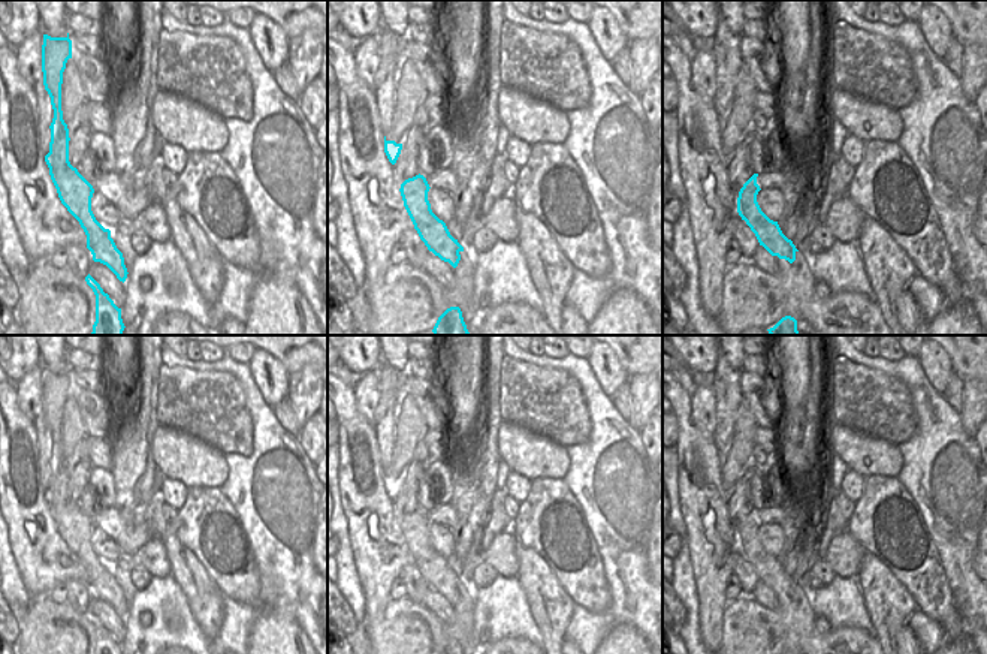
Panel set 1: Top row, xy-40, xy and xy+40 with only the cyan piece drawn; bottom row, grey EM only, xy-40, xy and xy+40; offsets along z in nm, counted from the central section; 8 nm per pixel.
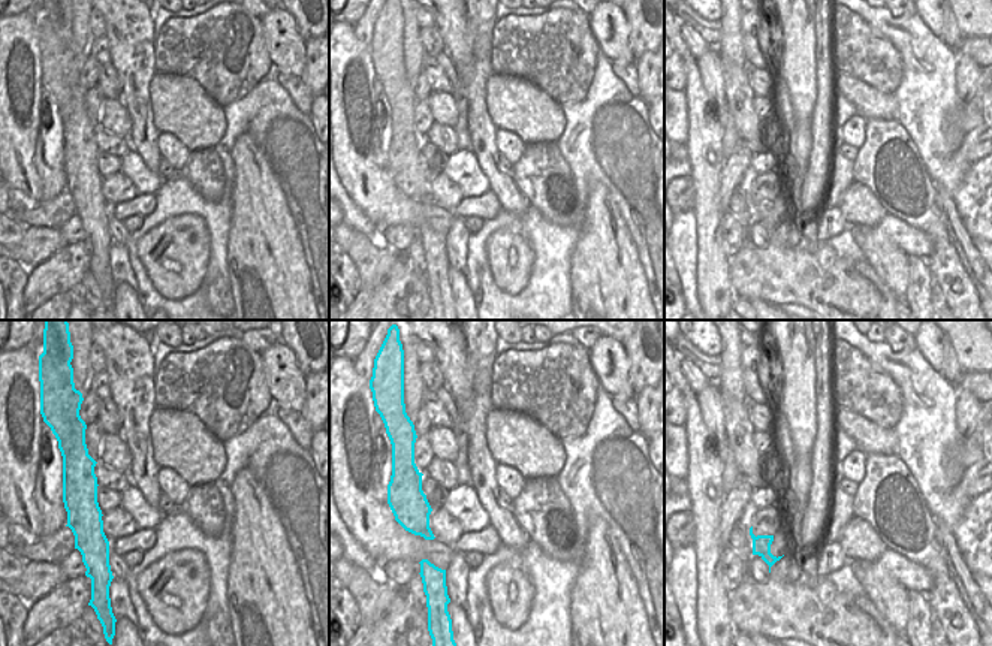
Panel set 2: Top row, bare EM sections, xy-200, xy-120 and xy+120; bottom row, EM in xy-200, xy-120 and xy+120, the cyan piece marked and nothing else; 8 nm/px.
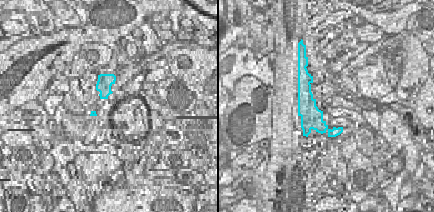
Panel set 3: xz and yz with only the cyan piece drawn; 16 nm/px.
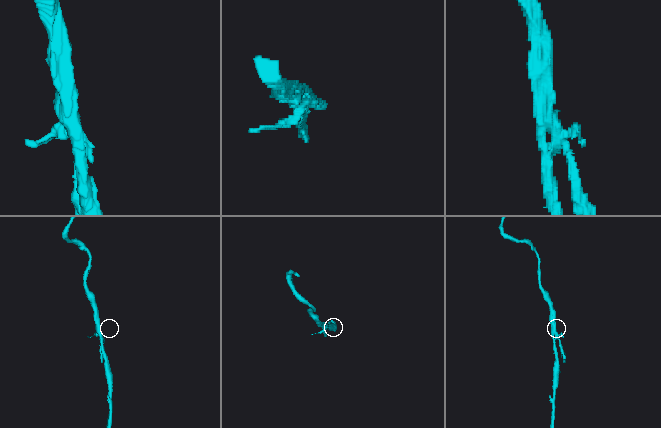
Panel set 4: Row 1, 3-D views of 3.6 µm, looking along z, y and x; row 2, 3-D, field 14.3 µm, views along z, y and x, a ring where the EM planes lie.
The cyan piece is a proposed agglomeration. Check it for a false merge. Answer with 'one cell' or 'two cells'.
two cells

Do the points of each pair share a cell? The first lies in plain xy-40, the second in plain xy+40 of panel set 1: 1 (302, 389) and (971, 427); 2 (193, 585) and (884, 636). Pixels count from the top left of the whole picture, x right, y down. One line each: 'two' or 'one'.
1: one
2: one

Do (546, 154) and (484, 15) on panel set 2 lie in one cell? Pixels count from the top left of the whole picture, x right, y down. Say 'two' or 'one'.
two

